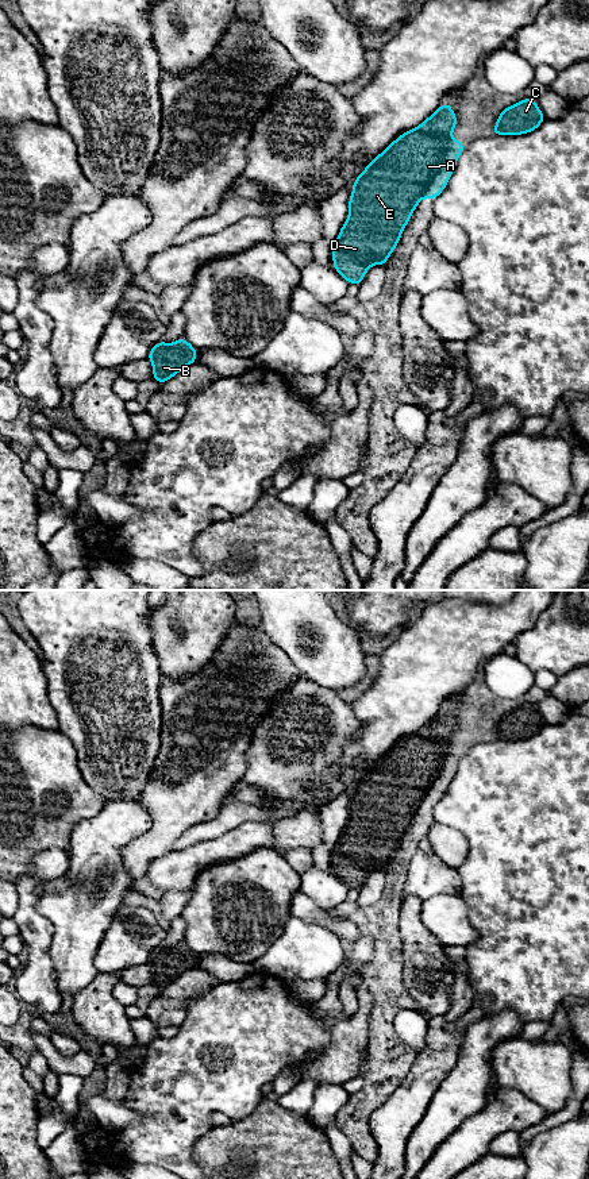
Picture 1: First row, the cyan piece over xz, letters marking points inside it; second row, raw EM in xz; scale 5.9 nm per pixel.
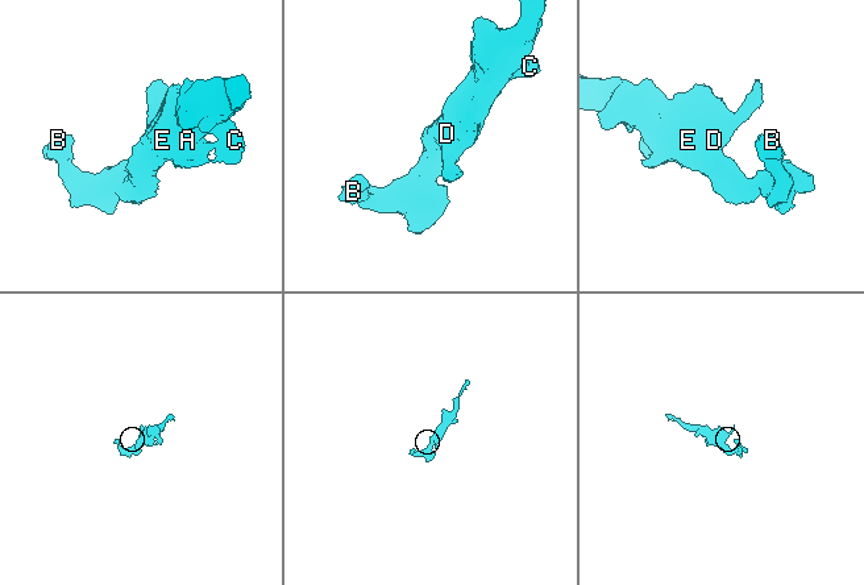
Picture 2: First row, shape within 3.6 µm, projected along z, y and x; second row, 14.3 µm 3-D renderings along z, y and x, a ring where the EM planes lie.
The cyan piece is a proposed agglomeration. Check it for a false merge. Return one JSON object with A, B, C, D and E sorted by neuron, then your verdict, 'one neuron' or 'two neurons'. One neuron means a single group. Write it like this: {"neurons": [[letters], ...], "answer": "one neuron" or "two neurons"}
{"neurons": [["A", "B", "C", "D", "E"]], "answer": "one neuron"}

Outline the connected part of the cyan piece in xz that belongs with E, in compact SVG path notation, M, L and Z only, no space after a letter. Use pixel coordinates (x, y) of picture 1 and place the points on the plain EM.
M449 708L442 709L421 729L401 739L382 758L380 758L355 783L349 805L349 821L342 831L335 848L331 852L334 874L349 887L361 890L366 876L374 870L386 870L394 856L404 833L413 816L423 804L436 804L447 791L457 771L457 764L466 754L451 741L457 732L457 720Z

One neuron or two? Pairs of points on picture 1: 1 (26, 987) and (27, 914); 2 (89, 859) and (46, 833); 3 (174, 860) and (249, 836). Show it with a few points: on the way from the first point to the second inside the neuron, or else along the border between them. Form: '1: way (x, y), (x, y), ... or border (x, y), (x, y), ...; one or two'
1: way (38, 970), (38, 932); one
2: border (83, 819), (70, 832), (69, 846), (65, 850); two
3: way (193, 859), (230, 846); one

